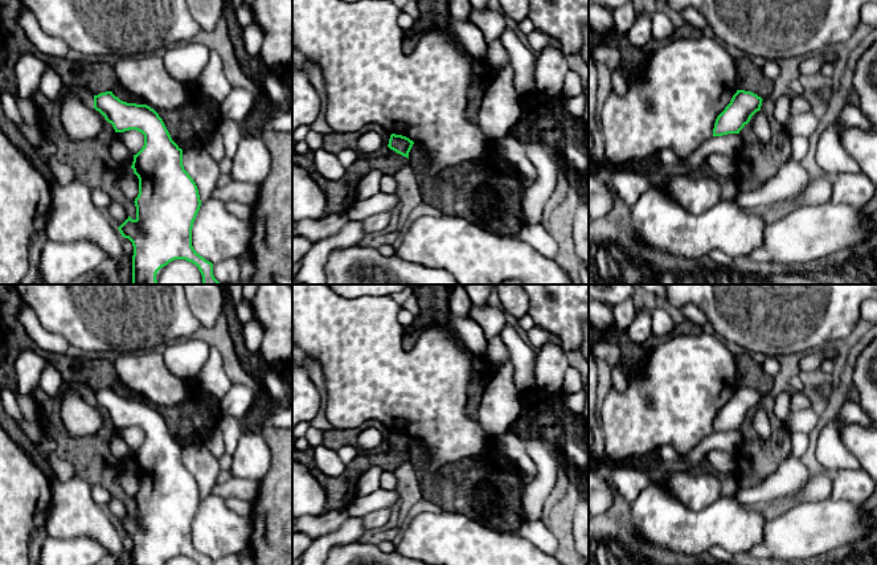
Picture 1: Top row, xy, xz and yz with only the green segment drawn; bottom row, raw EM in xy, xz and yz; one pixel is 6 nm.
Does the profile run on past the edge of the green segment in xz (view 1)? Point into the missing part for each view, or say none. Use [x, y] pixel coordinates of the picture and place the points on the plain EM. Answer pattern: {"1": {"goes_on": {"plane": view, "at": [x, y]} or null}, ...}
{"1": {"goes_on": null}}

